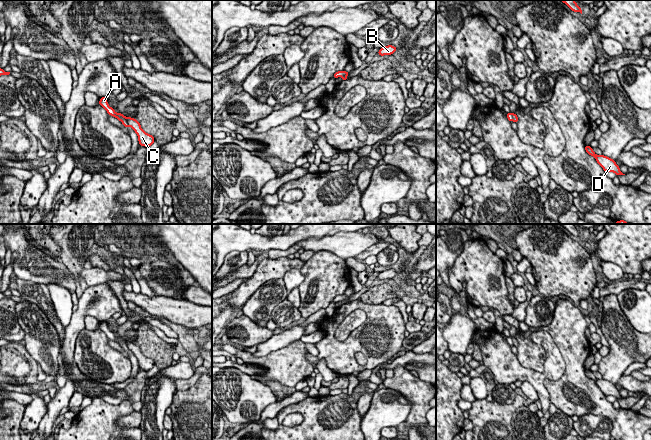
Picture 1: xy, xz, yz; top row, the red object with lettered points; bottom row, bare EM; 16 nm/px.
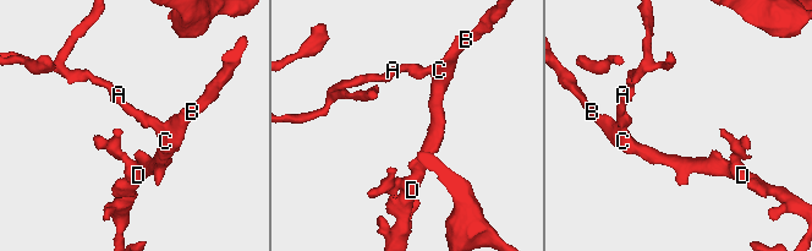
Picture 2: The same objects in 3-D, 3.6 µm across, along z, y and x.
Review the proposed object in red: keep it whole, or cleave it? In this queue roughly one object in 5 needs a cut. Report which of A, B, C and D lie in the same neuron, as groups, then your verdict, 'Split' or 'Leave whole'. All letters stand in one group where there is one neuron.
Groups: A / B C D. Split

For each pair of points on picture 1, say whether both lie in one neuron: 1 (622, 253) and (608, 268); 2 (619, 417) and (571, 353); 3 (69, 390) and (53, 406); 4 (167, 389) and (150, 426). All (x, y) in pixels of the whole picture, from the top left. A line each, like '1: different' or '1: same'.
1: different
2: same
3: same
4: same

